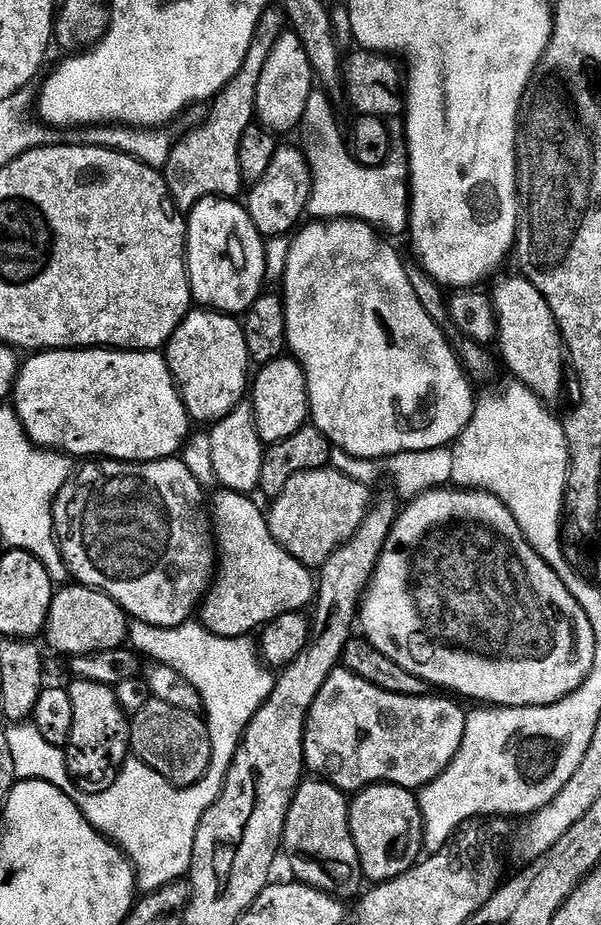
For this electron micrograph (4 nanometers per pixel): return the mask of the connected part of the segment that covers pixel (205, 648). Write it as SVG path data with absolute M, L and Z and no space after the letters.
M139 622L131 625L131 647L141 657L149 656L149 661L182 674L201 695L202 712L212 739L212 765L199 784L187 790L177 788L164 780L162 774L132 758L124 765L120 781L111 792L103 792L100 796L84 792L70 771L65 749L50 746L32 722L16 722L13 728L7 729L17 777L50 782L61 788L80 807L97 832L123 849L143 879L145 876L157 886L163 886L187 877L192 871L196 836L204 814L216 804L249 724L276 686L277 677L266 667L257 645L250 641L248 638L231 640L216 636L200 622L189 622L182 628L155 628Z

